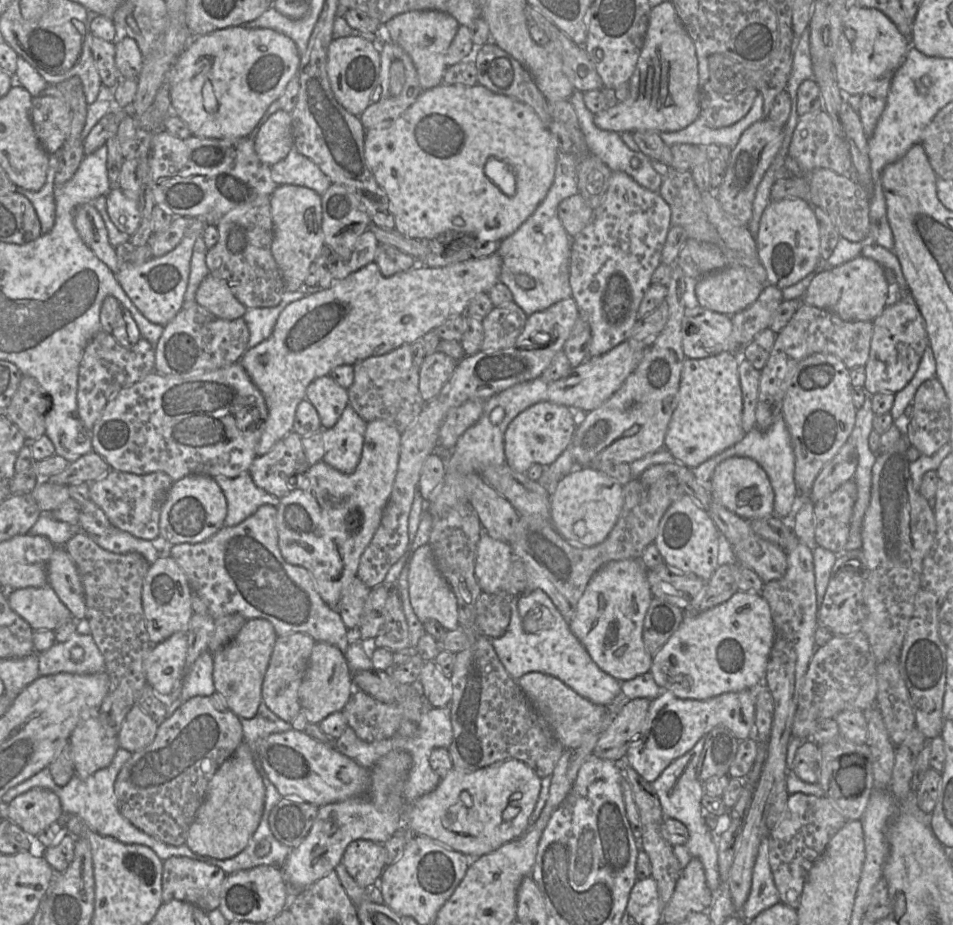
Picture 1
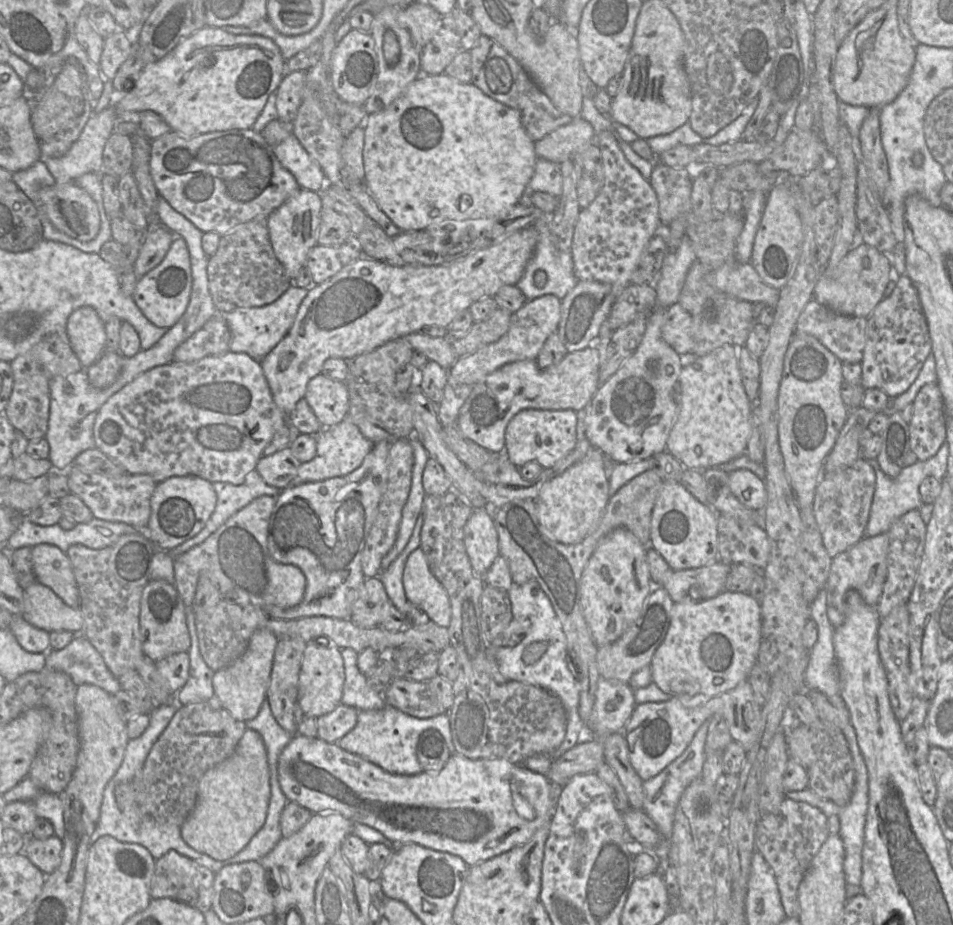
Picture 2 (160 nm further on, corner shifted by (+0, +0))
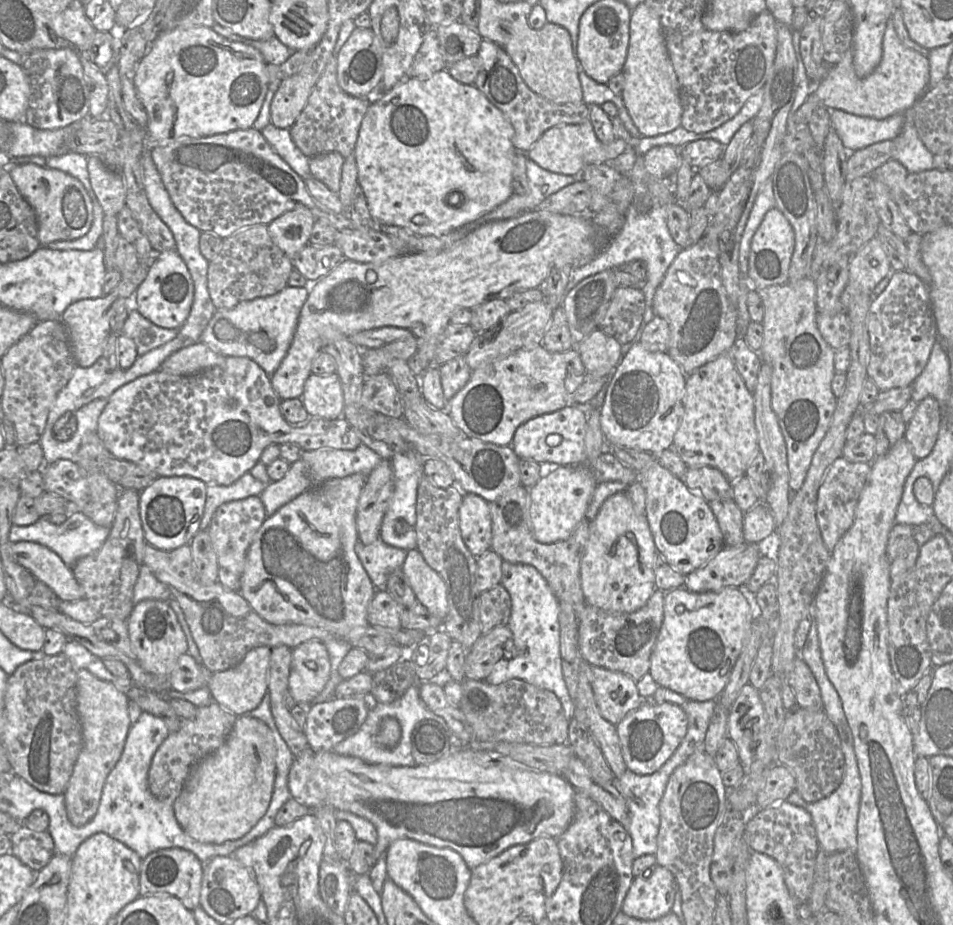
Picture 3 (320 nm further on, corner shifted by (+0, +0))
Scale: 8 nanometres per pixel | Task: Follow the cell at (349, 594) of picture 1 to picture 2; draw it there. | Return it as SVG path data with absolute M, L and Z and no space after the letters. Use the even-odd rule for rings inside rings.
M365 577L352 605L349 619L360 627L376 627L387 603L390 603L390 599L380 578Z

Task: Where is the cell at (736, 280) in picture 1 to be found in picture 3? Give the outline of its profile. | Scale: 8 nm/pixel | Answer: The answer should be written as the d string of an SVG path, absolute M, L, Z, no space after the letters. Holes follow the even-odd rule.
M810 277L795 283L755 288L764 305L763 343L758 352L762 361L772 366L771 404L783 434L789 469L789 486L797 492L803 485L812 457L826 435L837 406L831 382L836 374L833 350L820 334L817 324L816 284Z

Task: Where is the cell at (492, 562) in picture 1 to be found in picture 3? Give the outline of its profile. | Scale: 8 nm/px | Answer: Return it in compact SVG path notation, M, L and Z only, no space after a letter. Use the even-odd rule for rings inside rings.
M463 493L459 528L468 550L475 556L491 549L492 522L489 503L473 493Z

